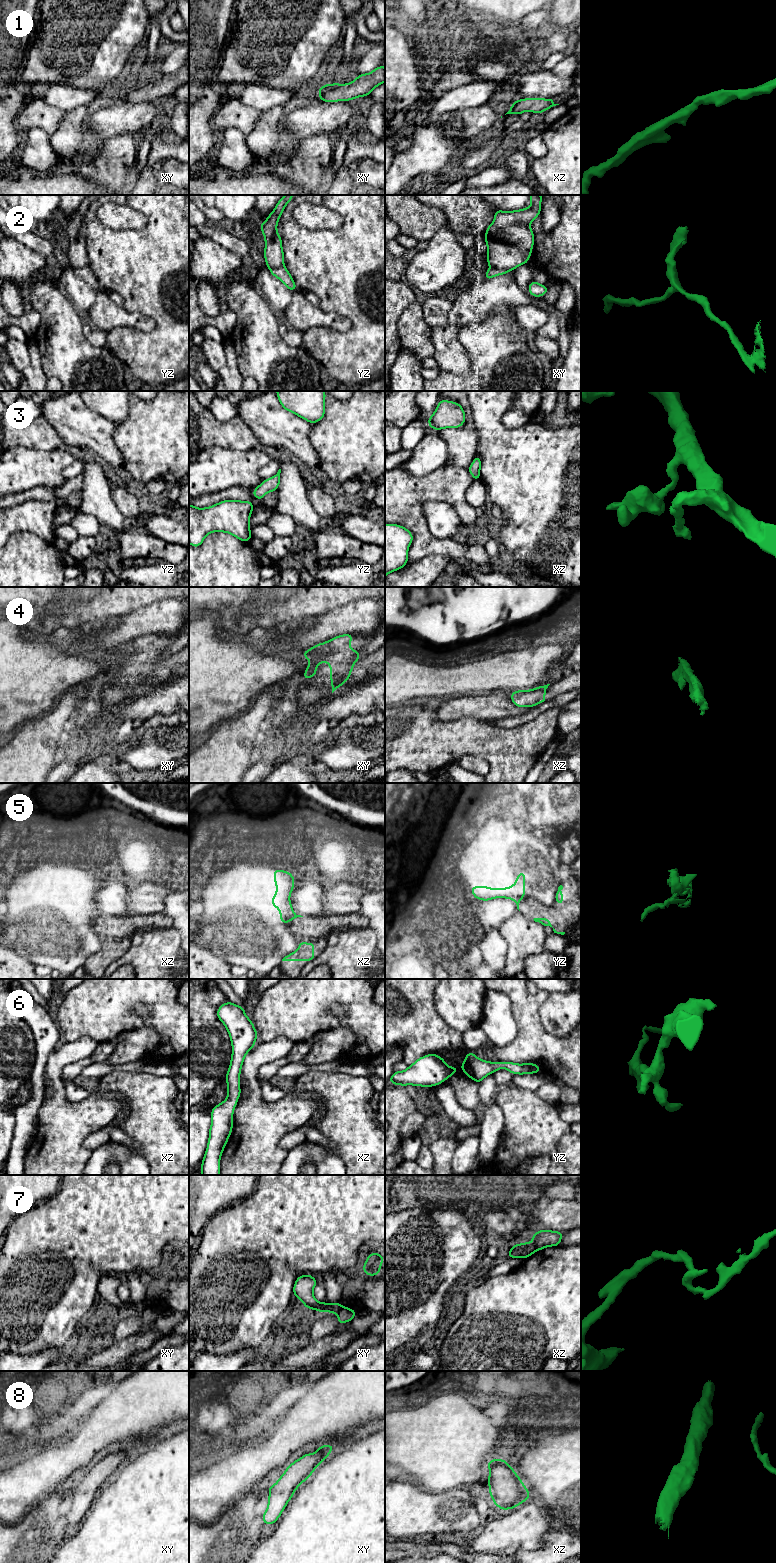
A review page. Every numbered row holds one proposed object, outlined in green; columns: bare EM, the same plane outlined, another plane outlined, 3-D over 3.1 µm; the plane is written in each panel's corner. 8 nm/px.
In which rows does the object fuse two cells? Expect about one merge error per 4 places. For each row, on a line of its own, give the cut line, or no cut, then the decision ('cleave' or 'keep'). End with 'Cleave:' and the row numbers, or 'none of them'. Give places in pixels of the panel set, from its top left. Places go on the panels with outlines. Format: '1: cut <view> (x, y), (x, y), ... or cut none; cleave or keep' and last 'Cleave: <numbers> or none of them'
1: cut none; keep
2: cut xy (491, 266), (510, 270); cleave
3: cut none; keep
4: cut none; keep
5: cut xz (295, 914), (288, 923); cleave
6: cut none; keep
7: cut xy (342, 1306), (336, 1313); cleave
8: cut none; keep
Cleave: 2, 5, 7

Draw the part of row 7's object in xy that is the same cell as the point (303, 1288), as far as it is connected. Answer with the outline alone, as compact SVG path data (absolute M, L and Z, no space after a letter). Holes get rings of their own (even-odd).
M309 1274L301 1275L296 1279L293 1286L294 1296L303 1302L305 1308L317 1310L321 1313L331 1312L337 1314L342 1307L341 1303L318 1302L313 1295L313 1289L316 1285L317 1280L313 1276Z

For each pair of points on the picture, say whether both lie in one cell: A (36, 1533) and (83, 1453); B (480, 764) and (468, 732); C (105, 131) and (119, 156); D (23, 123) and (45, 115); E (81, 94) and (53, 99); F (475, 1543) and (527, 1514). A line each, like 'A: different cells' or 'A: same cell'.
A: different cells
B: different cells
C: different cells
D: same cell
E: same cell
F: same cell

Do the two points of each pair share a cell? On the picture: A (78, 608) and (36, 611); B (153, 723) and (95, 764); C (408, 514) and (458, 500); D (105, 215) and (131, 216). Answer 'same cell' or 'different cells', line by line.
A: same cell
B: same cell
C: same cell
D: same cell

